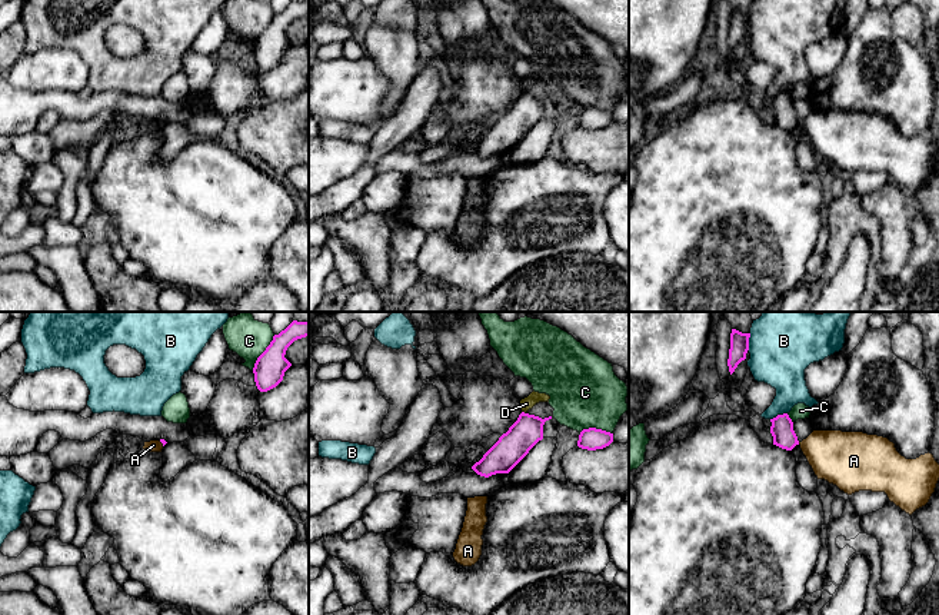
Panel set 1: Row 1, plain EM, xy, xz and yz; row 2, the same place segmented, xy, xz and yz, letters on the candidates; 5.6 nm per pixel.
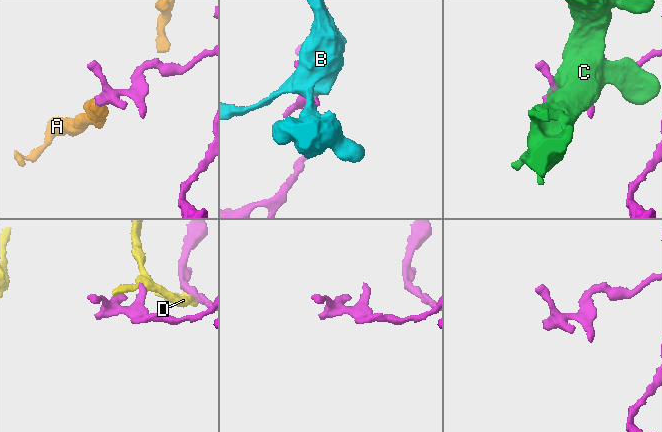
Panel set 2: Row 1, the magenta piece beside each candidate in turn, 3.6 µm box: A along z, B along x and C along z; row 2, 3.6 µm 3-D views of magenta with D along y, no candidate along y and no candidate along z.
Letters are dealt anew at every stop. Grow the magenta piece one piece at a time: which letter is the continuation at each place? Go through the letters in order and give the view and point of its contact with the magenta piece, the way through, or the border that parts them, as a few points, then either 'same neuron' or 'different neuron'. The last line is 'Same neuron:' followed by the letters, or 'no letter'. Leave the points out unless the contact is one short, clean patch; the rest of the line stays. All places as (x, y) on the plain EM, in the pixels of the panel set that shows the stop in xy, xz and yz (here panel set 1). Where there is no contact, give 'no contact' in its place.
A: meets magenta in xy at (162, 122); border along xy (159, 120), (163, 125); different neuron
B: meets magenta in yz at (748, 22); different neuron
C: meets magenta in xy at (263, 32); different neuron
D: meets magenta in xz at (523, 92); different neuron
Same neuron: no letter

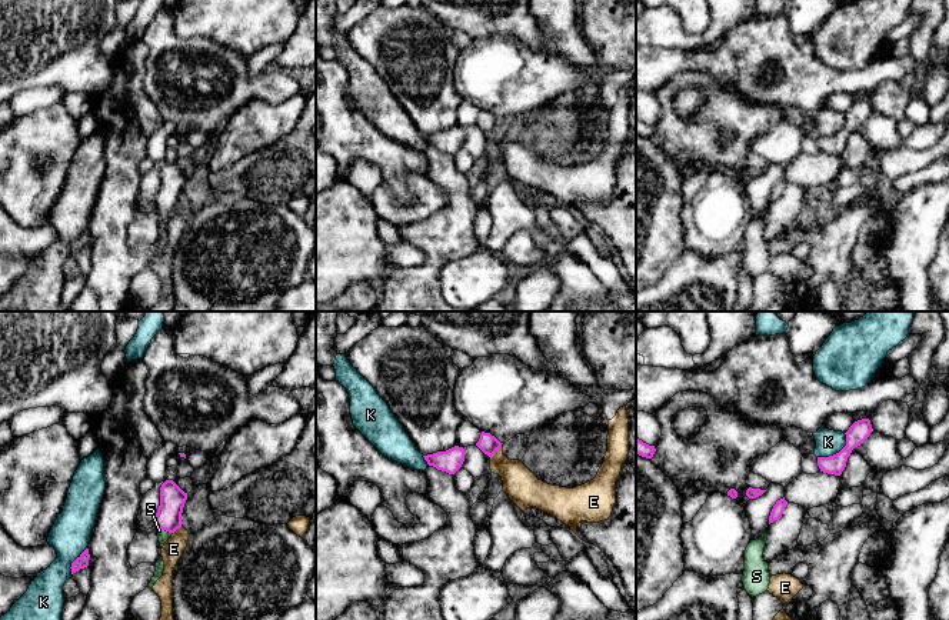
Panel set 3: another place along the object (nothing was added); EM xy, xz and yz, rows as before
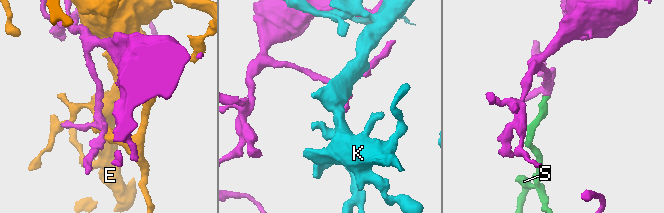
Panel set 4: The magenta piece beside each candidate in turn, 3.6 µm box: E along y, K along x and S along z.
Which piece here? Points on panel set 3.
E: meets magenta in xz at (496, 130); different neuron
K: meets magenta in yz at (836, 133); different neuron
S: meets magenta in xy at (165, 209); runs through xy (172, 177), (165, 209), (163, 216); same neuron
Same neuron: S

